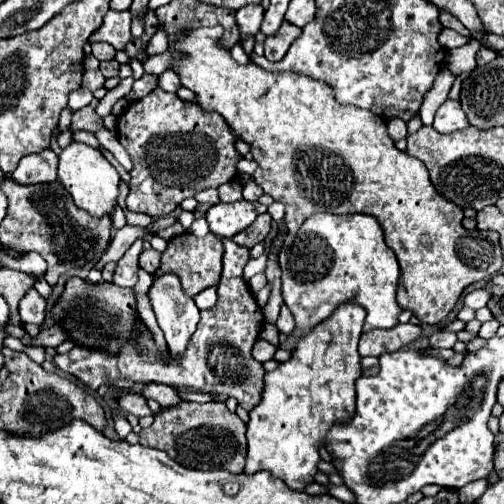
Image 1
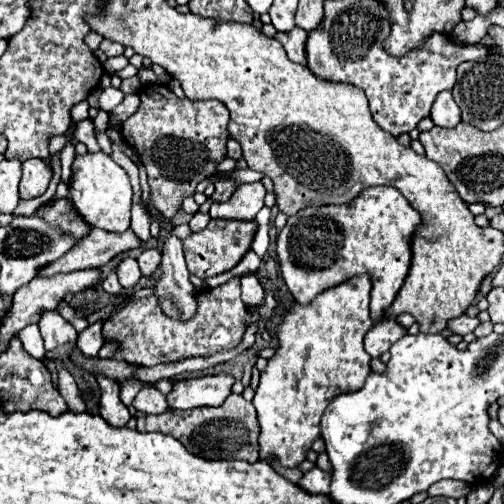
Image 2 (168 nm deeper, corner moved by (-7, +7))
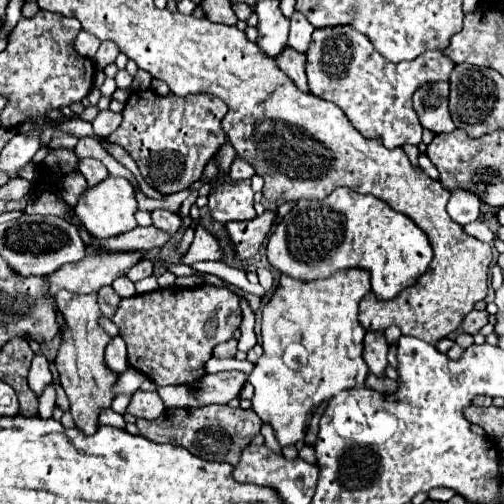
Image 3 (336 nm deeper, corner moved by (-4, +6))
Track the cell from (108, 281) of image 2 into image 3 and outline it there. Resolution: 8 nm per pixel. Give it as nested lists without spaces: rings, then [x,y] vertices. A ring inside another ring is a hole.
[[[101,287],[99,293],[97,293],[97,297],[99,297],[99,309],[101,309],[101,313],[103,313],[105,317],[111,319],[111,315],[115,313],[115,307],[117,307],[119,295],[115,293],[113,287]]]

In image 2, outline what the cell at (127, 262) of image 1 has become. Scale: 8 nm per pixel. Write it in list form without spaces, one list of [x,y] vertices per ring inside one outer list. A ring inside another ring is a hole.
[[[126,258],[126,260],[118,266],[116,274],[118,274],[118,282],[122,284],[122,288],[134,288],[134,286],[138,284],[138,280],[142,278],[140,268],[138,268],[138,262],[136,262],[134,258]]]

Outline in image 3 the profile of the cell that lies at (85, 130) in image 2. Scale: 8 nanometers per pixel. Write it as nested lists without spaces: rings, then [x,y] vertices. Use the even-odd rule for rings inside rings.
[[[81,159],[79,161],[79,171],[85,175],[89,185],[95,185],[97,181],[103,181],[109,175],[107,167],[97,159]]]

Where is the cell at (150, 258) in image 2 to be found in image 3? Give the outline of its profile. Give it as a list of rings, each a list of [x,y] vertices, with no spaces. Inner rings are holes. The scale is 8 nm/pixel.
[[[141,259],[141,261],[137,261],[137,263],[131,267],[131,271],[127,273],[127,277],[129,277],[133,283],[137,283],[137,281],[149,277],[151,273],[153,273],[153,263],[151,263],[149,259]]]

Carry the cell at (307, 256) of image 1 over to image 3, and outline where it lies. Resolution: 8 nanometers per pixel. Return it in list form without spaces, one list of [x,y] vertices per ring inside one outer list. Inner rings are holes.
[[[337,187],[329,197],[321,201],[299,201],[279,223],[275,233],[267,243],[269,263],[299,281],[327,279],[343,269],[367,269],[373,277],[373,295],[377,299],[393,299],[401,289],[409,287],[415,277],[419,277],[431,263],[431,243],[429,237],[403,213],[391,209],[383,199],[375,195],[361,195],[347,187]]]

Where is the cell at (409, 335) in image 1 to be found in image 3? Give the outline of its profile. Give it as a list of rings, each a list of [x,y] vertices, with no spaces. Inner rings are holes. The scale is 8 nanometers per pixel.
[[[369,331],[369,333],[365,335],[363,359],[365,359],[365,363],[369,365],[371,373],[375,373],[377,377],[383,377],[383,375],[385,375],[387,349],[389,349],[389,343],[387,343],[383,331]]]

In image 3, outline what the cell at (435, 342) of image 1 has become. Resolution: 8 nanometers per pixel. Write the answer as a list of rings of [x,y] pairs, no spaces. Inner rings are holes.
[[[471,311],[465,321],[461,323],[461,331],[463,333],[469,333],[469,335],[475,335],[477,331],[481,331],[485,325],[487,325],[487,311]]]

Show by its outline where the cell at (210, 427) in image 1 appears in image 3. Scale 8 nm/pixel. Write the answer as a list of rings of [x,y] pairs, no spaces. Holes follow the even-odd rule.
[[[209,405],[209,407],[199,407],[199,409],[167,409],[163,415],[159,415],[157,421],[137,419],[135,425],[139,427],[139,433],[149,437],[151,441],[173,443],[173,445],[185,447],[189,453],[205,461],[223,461],[223,463],[237,465],[243,449],[251,443],[253,435],[257,435],[255,427],[261,427],[263,423],[257,417],[257,413],[253,413],[253,409]],[[243,427],[247,427],[249,431],[243,433]]]

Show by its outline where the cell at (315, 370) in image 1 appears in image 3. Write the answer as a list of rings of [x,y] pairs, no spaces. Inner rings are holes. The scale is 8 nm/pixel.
[[[345,269],[335,273],[335,277],[311,283],[281,275],[277,291],[263,309],[263,355],[249,375],[249,383],[255,387],[253,411],[263,423],[273,427],[281,447],[303,441],[309,415],[325,399],[341,389],[365,385],[369,367],[363,361],[363,337],[367,331],[357,319],[357,309],[369,291],[369,271],[365,269]],[[291,343],[301,343],[309,353],[307,365],[301,369],[289,369],[283,363],[283,353]]]

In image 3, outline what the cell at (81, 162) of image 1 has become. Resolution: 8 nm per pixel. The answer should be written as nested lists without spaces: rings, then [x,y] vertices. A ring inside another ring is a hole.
[[[109,175],[97,185],[87,187],[75,205],[77,217],[93,237],[115,237],[119,233],[127,233],[135,229],[137,227],[133,217],[135,211],[137,211],[137,201],[133,193],[133,185],[127,179],[113,177],[113,175]]]

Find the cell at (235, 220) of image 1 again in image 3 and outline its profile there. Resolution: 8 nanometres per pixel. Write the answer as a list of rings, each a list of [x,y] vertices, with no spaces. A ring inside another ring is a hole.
[[[225,177],[209,193],[207,205],[211,217],[221,223],[247,221],[257,215],[253,207],[253,189],[249,179],[233,183],[229,177]]]

